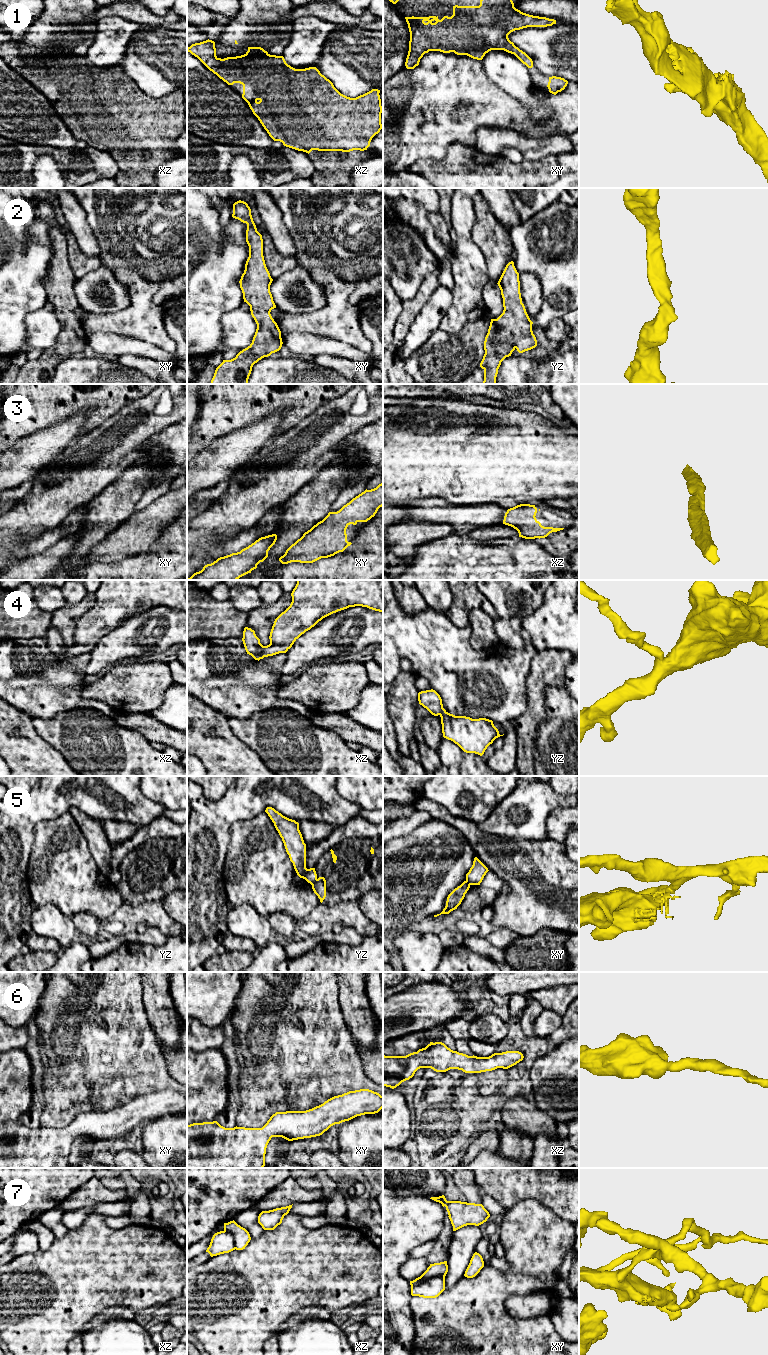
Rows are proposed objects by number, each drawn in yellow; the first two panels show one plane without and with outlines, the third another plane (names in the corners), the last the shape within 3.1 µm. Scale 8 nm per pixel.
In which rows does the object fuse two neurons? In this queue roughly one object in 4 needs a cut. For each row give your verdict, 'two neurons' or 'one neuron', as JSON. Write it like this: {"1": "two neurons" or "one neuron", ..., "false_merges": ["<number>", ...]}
{"1": "one neuron", "2": "one neuron", "3": "one neuron", "4": "one neuron", "5": "two neurons", "6": "one neuron", "7": "two neurons", "false_merges": ["5", "7"]}

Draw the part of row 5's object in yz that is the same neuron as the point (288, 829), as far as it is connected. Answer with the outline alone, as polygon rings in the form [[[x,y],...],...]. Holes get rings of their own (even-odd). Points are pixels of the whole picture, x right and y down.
[[[267,807],[268,814],[284,843],[290,861],[300,878],[311,885],[317,881],[315,868],[306,868],[306,844],[299,830],[299,823],[283,816],[272,807]]]

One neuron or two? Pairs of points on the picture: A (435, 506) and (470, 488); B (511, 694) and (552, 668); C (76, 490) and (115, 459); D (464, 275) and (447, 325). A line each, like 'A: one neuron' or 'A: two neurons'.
A: two neurons
B: two neurons
C: one neuron
D: one neuron

